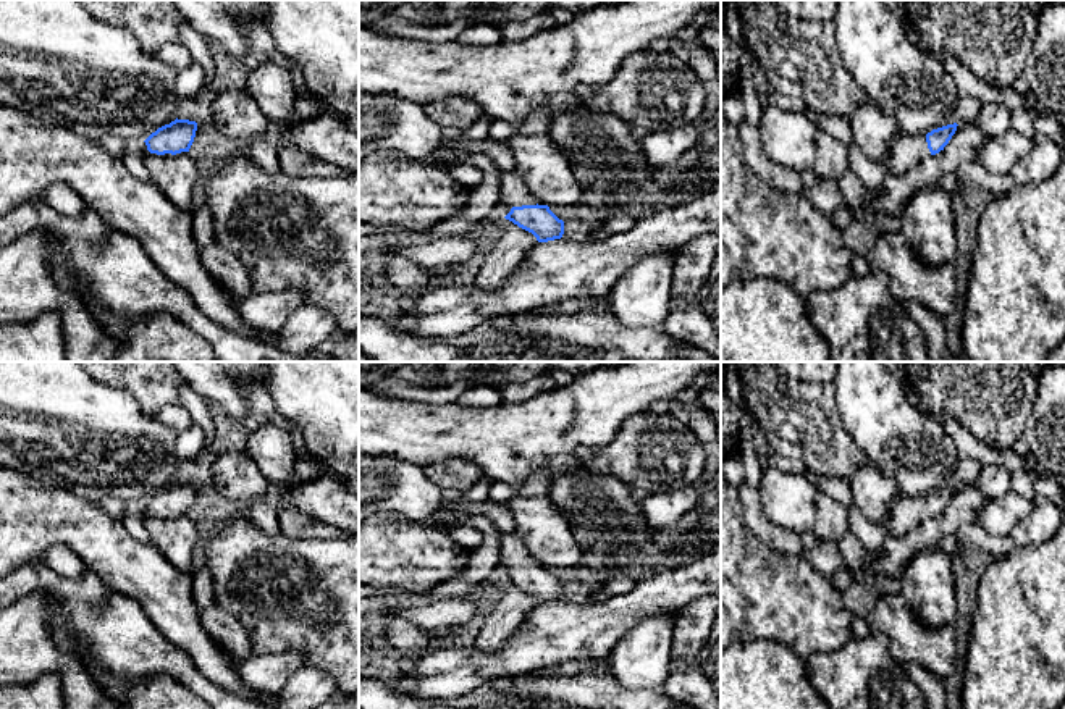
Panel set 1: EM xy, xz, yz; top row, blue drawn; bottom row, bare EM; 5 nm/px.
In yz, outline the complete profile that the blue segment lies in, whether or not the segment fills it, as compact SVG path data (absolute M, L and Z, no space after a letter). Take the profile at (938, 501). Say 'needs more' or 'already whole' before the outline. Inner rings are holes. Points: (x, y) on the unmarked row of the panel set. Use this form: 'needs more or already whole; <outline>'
needs more; M953 485L953 486L932 491L924 499L918 496L916 497L902 496L897 501L894 512L886 525L887 533L895 536L907 535L916 525L920 525L928 514L931 517L939 515L941 512L944 512L944 509L955 496L957 488L958 486Z

